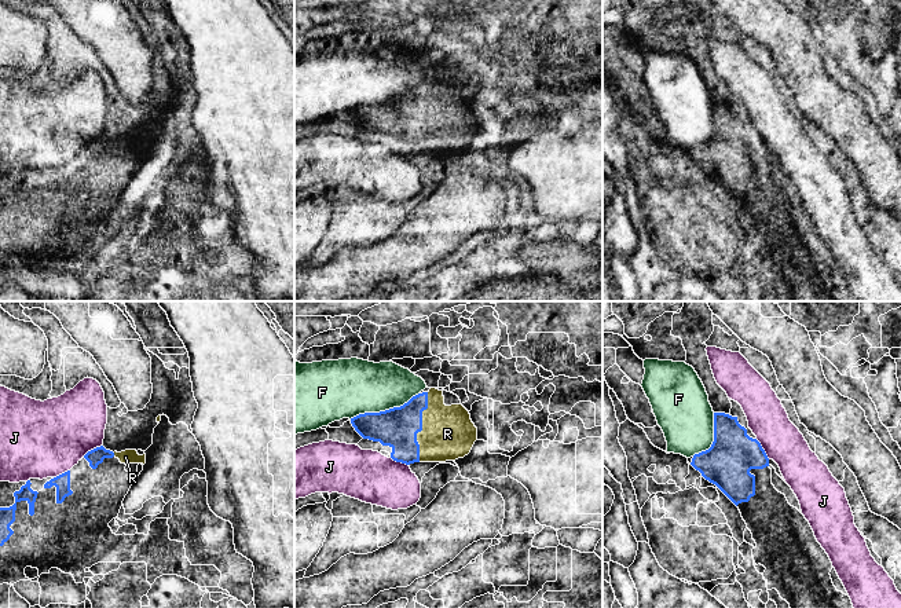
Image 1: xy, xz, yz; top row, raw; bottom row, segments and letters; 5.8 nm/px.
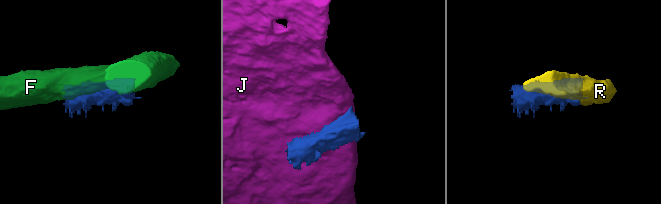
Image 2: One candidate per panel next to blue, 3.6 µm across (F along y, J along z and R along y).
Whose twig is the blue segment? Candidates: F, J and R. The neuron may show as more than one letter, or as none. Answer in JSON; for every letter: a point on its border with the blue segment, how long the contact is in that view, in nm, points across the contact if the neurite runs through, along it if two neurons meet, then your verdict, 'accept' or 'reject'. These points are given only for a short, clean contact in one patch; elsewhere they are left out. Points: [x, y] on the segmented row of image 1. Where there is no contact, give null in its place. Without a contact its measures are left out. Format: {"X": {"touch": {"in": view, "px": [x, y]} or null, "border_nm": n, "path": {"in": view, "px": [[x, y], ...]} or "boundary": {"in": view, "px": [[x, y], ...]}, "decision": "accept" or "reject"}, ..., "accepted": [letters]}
{"F": {"touch": {"in": "xz", "px": [385, 410]}, "border_nm": 440, "decision": "reject"}, "J": {"touch": {"in": "yz", "px": [762, 449]}, "border_nm": 150, "decision": "reject"}, "R": {"touch": {"in": "xz", "px": [421, 427]}, "border_nm": 420, "decision": "accept"}, "accepted": ["R"]}

